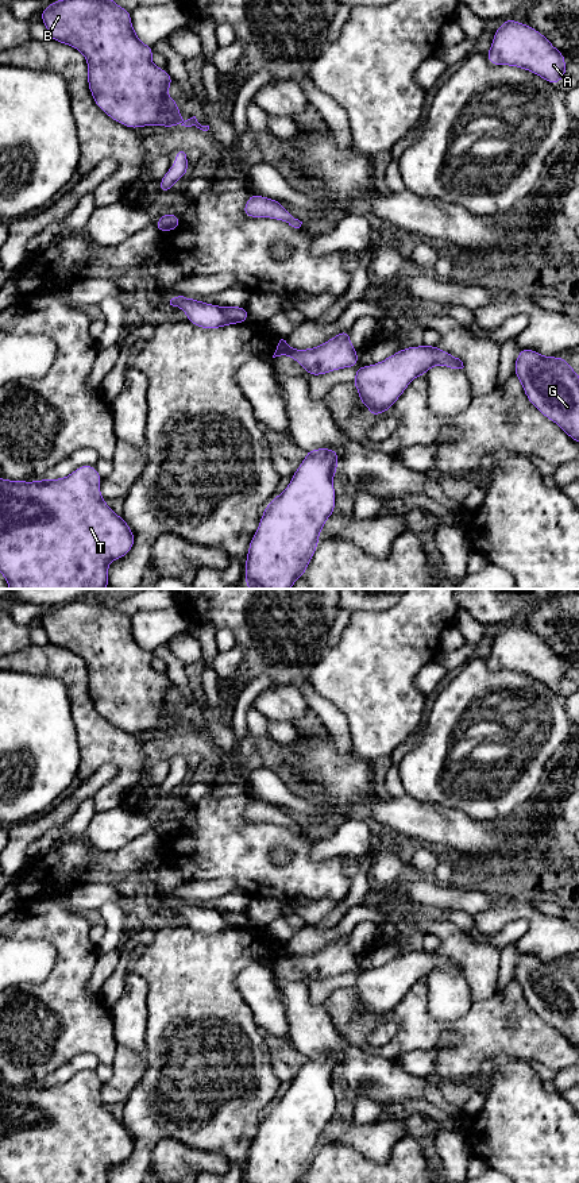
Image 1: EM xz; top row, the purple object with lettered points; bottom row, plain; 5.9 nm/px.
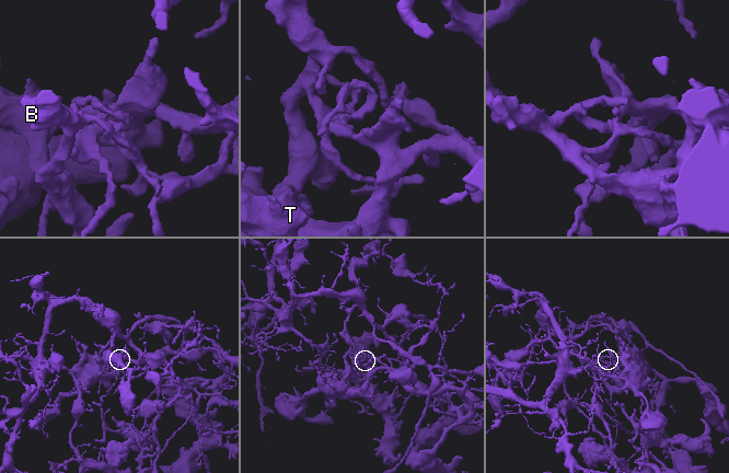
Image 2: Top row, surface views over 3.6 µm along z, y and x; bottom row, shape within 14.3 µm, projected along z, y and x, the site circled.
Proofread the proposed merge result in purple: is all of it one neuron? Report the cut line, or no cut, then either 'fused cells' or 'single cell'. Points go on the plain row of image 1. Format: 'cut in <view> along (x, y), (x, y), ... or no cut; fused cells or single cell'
cut in xz along (222, 912), (236, 928); fused cells

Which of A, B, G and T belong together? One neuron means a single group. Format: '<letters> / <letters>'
A B T / G

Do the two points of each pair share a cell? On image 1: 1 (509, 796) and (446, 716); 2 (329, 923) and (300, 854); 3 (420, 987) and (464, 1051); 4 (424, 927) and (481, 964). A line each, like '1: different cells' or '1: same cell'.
1: same cell
2: different cells
3: same cell
4: same cell

